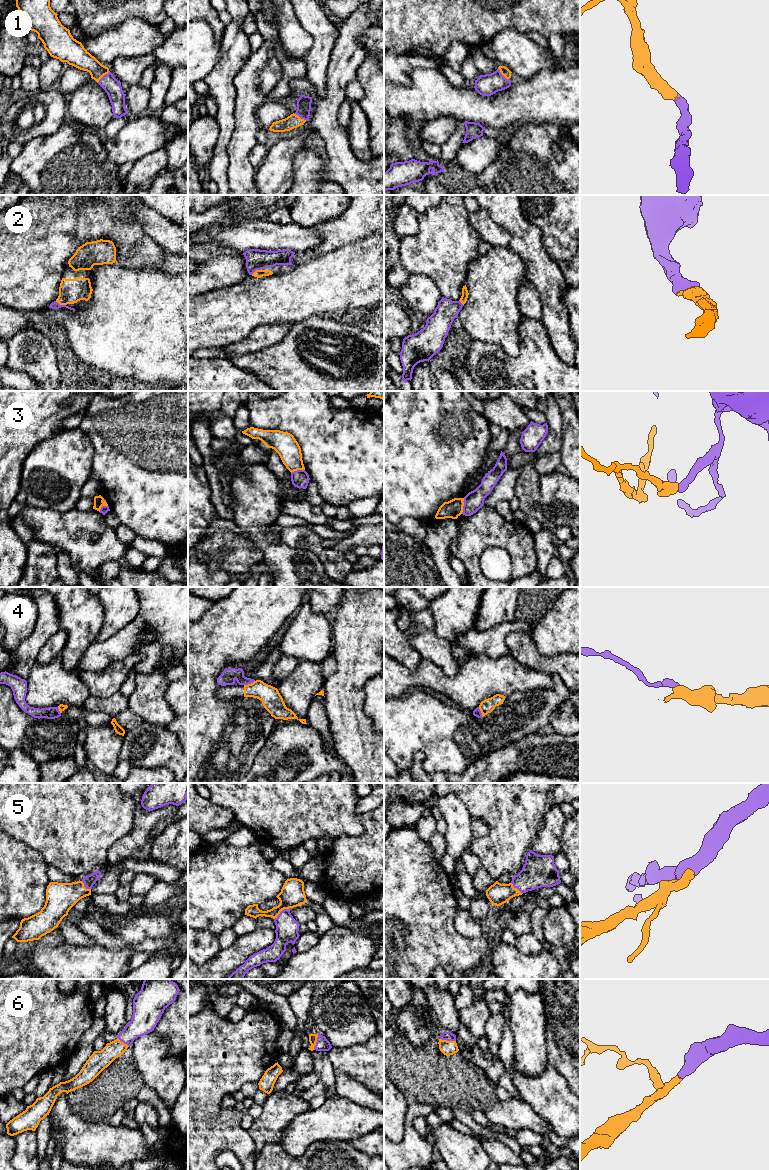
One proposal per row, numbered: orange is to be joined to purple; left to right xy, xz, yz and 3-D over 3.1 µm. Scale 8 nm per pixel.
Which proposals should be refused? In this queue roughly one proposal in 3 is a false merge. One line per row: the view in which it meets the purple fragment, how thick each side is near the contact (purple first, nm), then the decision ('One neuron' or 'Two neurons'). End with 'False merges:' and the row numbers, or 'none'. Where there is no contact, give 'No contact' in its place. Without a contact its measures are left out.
1: Touches purple in xy. Thickness 140 nm (purple) against 160 nm. One neuron
2: Touches purple in xy. Thickness 60 nm (purple) against 200 nm. One neuron
3: Touches purple in yz. Thickness 160 nm (purple) against 140 nm. Two neurons
4: Touches purple in xz. Thickness 120 nm (purple) against 160 nm. Two neurons
5: Touches purple in xz. Thickness 180 nm (purple) against 200 nm. One neuron
6: Touches purple in xz. Thickness 110 nm (purple) against 60 nm. One neuron
False merges: 3, 4

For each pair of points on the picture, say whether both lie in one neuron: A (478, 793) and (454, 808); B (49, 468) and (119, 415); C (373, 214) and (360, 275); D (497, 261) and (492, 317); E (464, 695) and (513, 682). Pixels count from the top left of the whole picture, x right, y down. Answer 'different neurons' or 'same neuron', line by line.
A: different neurons
B: different neurons
C: different neurons
D: same neuron
E: same neuron

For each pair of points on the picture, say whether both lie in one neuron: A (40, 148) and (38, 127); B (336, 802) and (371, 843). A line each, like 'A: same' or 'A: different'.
A: different
B: different

